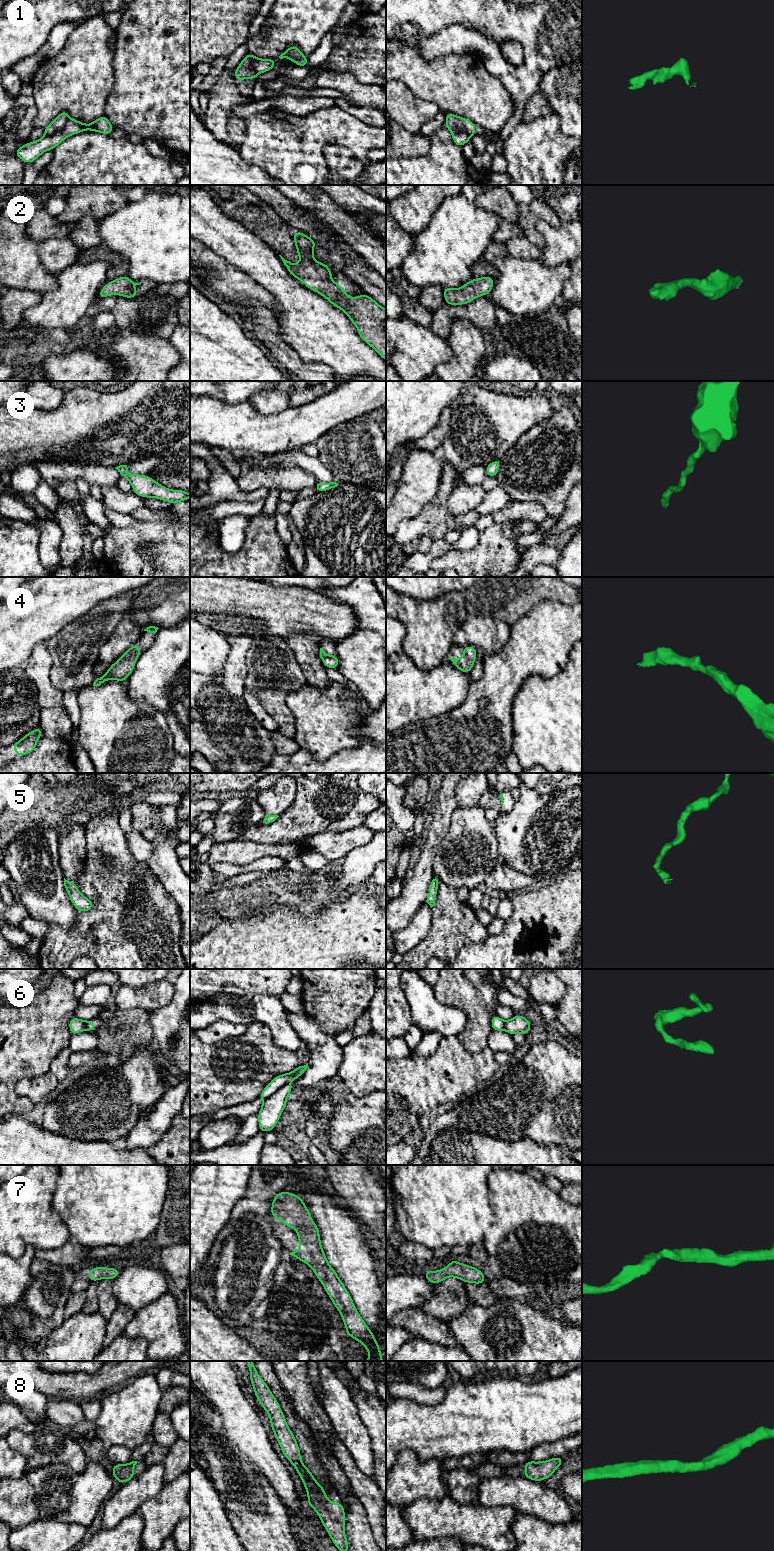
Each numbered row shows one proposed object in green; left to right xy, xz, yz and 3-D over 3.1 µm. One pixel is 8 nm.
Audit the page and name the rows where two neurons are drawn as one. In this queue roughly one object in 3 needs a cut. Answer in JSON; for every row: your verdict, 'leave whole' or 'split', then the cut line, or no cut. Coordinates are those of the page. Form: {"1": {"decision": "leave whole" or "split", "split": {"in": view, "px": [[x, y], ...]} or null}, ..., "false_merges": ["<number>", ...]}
{"1": {"decision": "split", "split": {"in": "xy", "px": [[69, 118], [62, 129], [45, 135]]}}, "2": {"decision": "leave whole", "split": null}, "3": {"decision": "leave whole", "split": null}, "4": {"decision": "leave whole", "split": null}, "5": {"decision": "leave whole", "split": null}, "6": {"decision": "split", "split": {"in": "xz", "px": [[288, 1082], [263, 1101]]}}, "7": {"decision": "leave whole", "split": null}, "8": {"decision": "leave whole", "split": null}, "false_merges": ["1", "6"]}

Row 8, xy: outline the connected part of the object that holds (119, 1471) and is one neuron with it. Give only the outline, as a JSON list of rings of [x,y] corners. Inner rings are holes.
[[[132,1461],[128,1464],[116,1464],[112,1466],[112,1475],[120,1483],[126,1483],[130,1479],[134,1478],[134,1468],[138,1461]]]

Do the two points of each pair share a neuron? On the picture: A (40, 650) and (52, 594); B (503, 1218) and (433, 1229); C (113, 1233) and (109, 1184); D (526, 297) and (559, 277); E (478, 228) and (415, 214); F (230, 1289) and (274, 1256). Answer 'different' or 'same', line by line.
A: different
B: different
C: same
D: same
E: different
F: same

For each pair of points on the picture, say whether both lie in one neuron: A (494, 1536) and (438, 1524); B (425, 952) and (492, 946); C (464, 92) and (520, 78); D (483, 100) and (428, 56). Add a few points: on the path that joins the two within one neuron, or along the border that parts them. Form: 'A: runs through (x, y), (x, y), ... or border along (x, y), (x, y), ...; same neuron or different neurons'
A: runs through (480, 1525), (452, 1524); same neuron
B: border along (483, 942), (467, 943), (455, 958); different neurons
C: border along (487, 70), (501, 82), (514, 103); different neurons
D: border along (417, 46), (426, 61), (456, 54); different neurons

